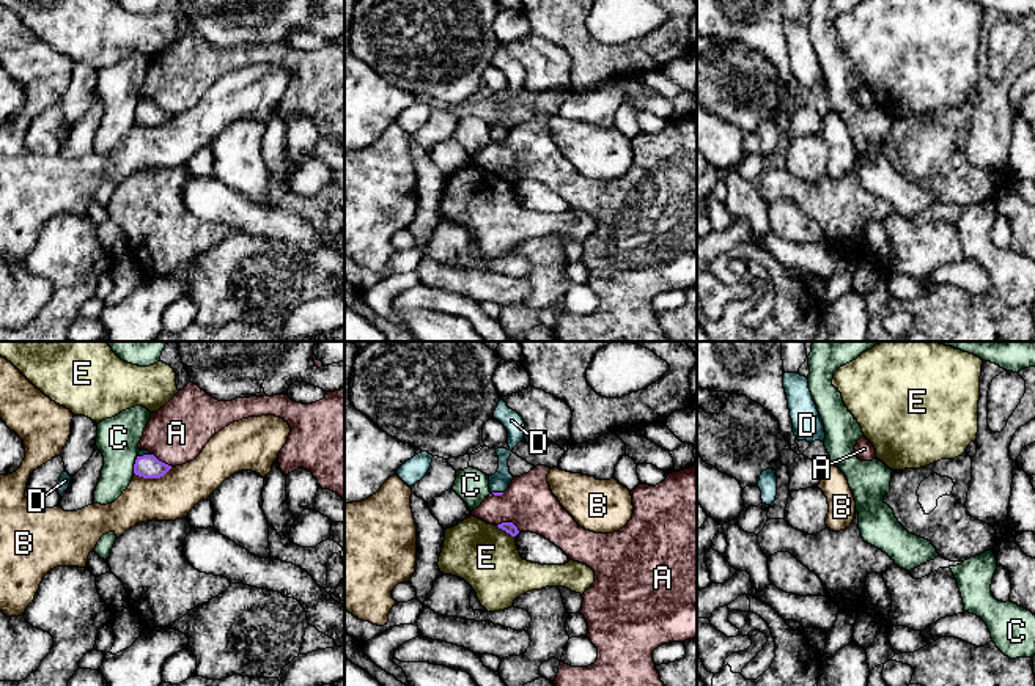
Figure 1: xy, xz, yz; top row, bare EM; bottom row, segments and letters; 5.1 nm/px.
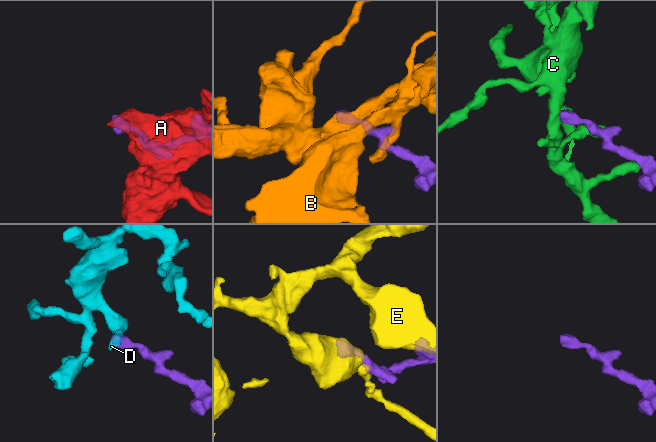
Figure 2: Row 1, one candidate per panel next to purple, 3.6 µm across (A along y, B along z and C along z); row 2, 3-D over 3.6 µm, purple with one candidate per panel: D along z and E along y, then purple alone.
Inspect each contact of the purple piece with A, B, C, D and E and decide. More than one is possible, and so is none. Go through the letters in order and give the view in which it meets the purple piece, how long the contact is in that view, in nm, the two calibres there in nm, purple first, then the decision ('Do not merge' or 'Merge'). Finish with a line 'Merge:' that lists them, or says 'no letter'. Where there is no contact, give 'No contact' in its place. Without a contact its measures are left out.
A: Touches purple in xz. Shared border 120 nm. Thickness 60 nm (purple) against 260 nm. Do not merge
B: Touches purple in xy. Shared border 200 nm. Thickness 120 nm (purple) against 240 nm. Do not merge
C: Touches purple in xy. Shared border 100 nm. Thickness 120 nm (purple) against 220 nm. Do not merge
D: Touches purple in xy. Shared border 70 nm. Thickness 120 nm (purple) against 30 nm. Merge
E: Touches purple in xz. Shared border 120 nm. Thickness 60 nm (purple) against 320 nm. Do not merge
Merge: D

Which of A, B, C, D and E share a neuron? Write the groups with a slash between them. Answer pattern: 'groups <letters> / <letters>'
groups A / B / C / D / E

